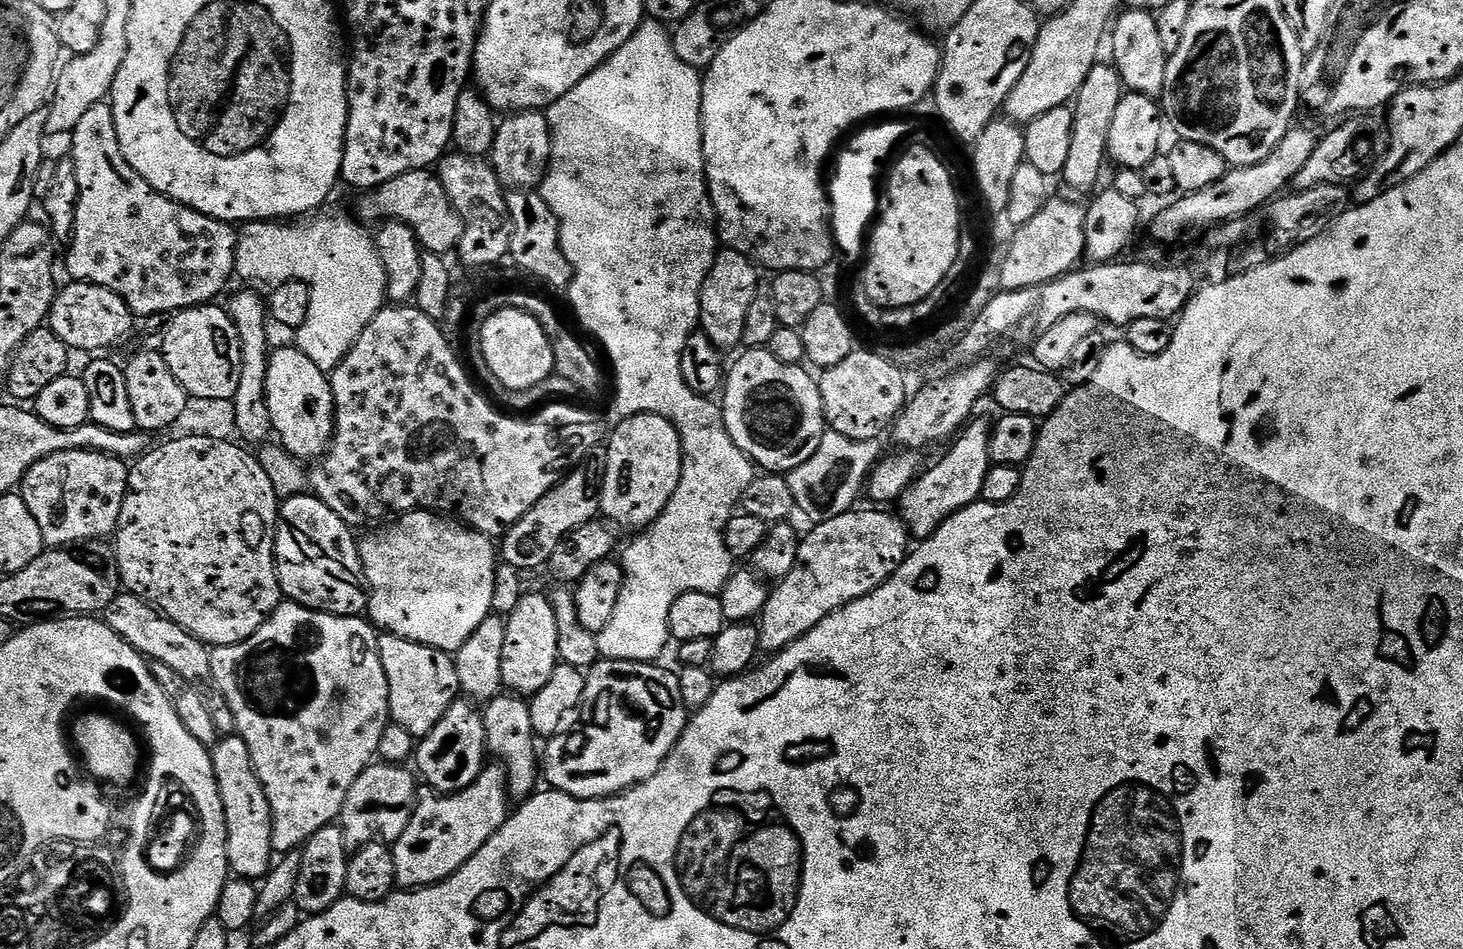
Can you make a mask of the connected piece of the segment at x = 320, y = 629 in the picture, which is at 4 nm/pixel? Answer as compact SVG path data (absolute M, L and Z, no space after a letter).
M282 602L272 612L264 625L250 638L237 644L211 649L210 670L211 683L216 684L218 691L224 695L228 708L232 711L232 720L236 723L235 735L240 736L250 746L250 758L254 762L254 770L262 782L268 795L272 811L272 850L283 854L303 849L311 836L318 834L327 824L336 824L340 819L340 811L346 802L346 794L350 794L350 786L358 782L358 778L377 759L378 742L382 742L382 730L390 723L388 715L388 683L386 670L380 657L380 641L378 632L367 619L360 616L331 616L329 612L316 612L312 608L304 608L301 604Z

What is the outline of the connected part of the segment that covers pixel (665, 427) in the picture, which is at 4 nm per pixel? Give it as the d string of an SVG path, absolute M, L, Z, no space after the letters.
M658 414L626 416L619 423L608 440L600 511L603 519L617 529L643 530L659 518L666 502L670 502L670 494L678 487L684 457L682 446L676 427Z

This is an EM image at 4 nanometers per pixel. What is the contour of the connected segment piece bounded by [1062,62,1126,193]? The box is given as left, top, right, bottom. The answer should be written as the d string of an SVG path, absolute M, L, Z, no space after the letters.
M1097 62L1090 74L1086 74L1086 82L1082 82L1072 108L1074 130L1070 134L1070 151L1062 173L1062 180L1074 191L1091 193L1097 187L1096 179L1099 178L1100 171L1104 168L1104 160L1106 164L1108 156L1108 139L1110 126L1114 122L1114 110L1118 110L1118 102L1125 94L1124 83L1111 63Z

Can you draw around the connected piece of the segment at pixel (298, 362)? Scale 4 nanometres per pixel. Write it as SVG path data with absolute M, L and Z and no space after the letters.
M295 346L280 348L268 357L268 369L266 370L266 402L272 419L272 431L278 437L279 443L290 455L301 462L315 462L320 459L332 443L332 435L336 429L336 407L334 406L334 394L332 393L332 381L306 354L302 354Z

